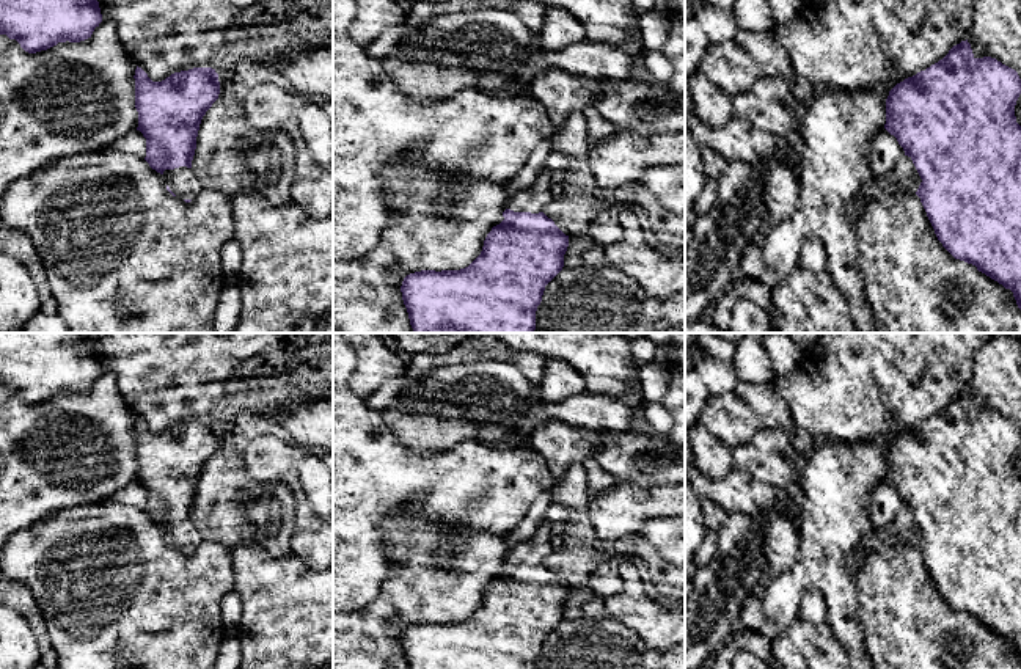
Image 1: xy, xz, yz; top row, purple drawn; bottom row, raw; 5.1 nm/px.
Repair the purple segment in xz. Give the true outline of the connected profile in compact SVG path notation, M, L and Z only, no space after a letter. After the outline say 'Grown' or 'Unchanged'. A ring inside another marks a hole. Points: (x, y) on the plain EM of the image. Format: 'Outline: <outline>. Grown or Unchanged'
Outline: M543 521L531 539L510 551L504 572L493 578L481 606L460 622L421 622L404 630L401 644L408 669L536 669L545 638L562 622L565 587L543 565L556 528Z. Grown

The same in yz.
Outline: M968 391L925 422L897 435L886 451L884 481L897 490L905 507L862 542L861 553L870 556L892 536L902 543L916 545L942 598L955 611L975 617L1010 641L1021 661L1021 477L1015 468L1019 446L1018 424L996 410L975 410Z. Grown

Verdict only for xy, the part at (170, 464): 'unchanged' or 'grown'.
grown

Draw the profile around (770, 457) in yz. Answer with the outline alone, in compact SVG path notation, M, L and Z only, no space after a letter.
M760 429L749 443L732 449L734 465L752 477L778 487L796 487L804 459L795 451L787 430Z

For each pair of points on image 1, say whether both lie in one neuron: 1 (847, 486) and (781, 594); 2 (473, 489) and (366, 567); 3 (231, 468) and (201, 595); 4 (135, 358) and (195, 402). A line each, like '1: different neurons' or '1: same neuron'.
1: same neuron
2: same neuron
3: different neurons
4: same neuron

